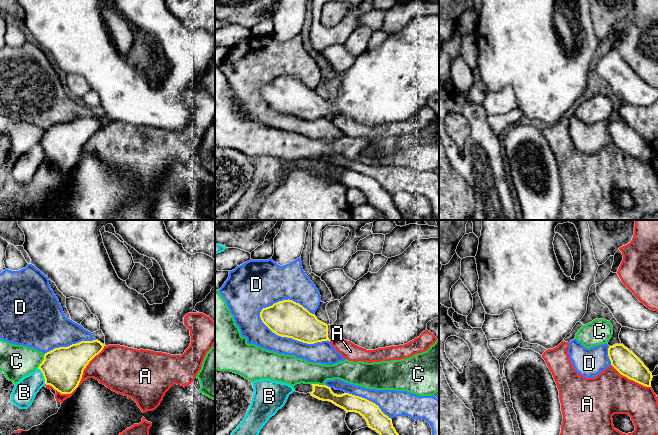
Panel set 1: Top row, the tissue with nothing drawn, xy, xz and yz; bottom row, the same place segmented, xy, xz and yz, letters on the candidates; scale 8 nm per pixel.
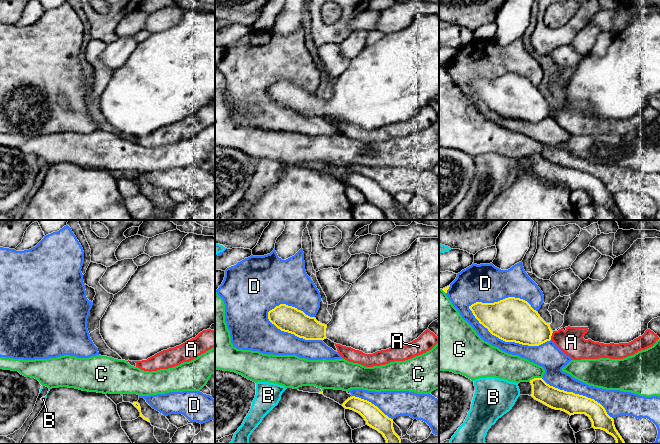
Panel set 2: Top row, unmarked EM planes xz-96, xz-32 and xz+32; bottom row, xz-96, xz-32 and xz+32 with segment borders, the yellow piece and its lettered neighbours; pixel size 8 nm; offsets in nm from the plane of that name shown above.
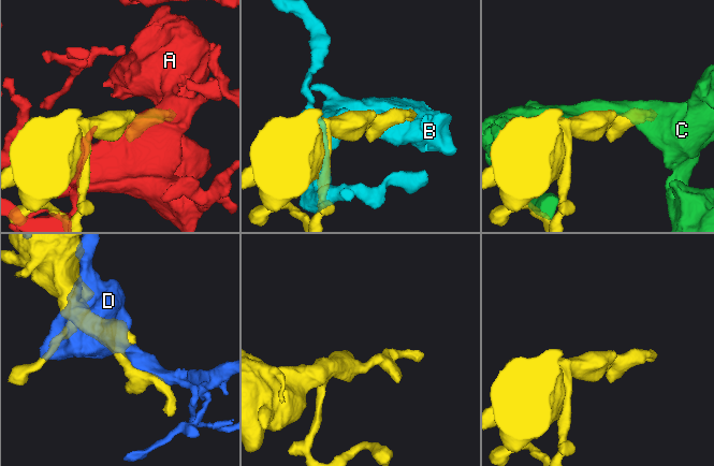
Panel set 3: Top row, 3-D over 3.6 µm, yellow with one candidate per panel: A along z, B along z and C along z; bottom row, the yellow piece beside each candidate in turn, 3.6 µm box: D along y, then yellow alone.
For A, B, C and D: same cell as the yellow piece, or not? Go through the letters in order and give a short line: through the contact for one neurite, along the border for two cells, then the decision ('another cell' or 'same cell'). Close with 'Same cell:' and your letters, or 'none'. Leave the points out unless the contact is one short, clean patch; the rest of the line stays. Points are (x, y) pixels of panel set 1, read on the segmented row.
A: another cell
B: another cell
C: another cell
D: another cell
Same cell: none

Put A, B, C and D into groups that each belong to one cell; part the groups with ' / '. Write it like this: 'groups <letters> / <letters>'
groups A / B / C / D

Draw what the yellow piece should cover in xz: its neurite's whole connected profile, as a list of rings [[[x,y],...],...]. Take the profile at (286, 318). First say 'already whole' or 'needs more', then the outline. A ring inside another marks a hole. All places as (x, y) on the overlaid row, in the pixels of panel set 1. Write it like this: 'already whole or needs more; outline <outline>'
needs more; outline [[[439,238],[413,241],[402,254],[388,258],[386,264],[377,273],[368,271],[357,280],[351,291],[339,302],[337,320],[331,325],[319,321],[315,314],[289,299],[263,308],[260,312],[260,318],[276,335],[307,344],[344,339],[366,350],[407,344],[426,330],[429,321],[439,318]]]

